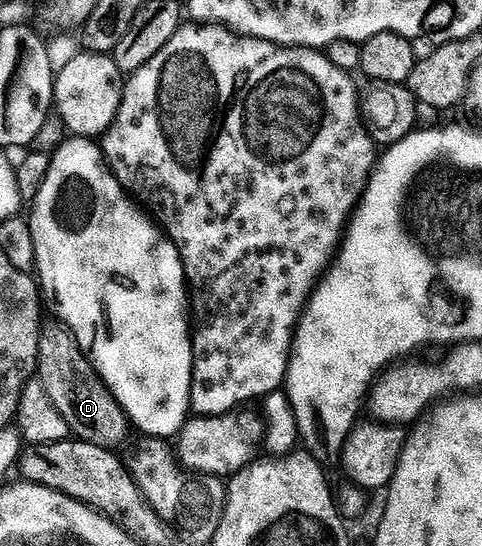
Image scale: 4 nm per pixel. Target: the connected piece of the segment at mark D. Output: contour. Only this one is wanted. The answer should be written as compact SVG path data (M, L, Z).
M46 322L42 325L36 373L43 380L51 406L60 412L69 431L77 439L101 448L117 449L117 444L132 432L130 417L99 376L89 355L79 348L70 329L65 323L57 323Z

